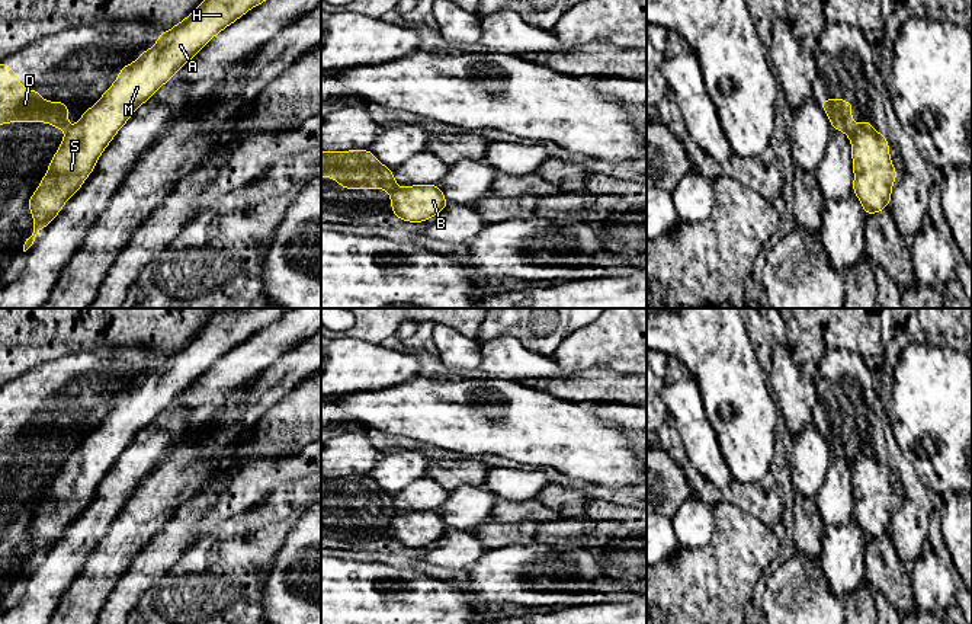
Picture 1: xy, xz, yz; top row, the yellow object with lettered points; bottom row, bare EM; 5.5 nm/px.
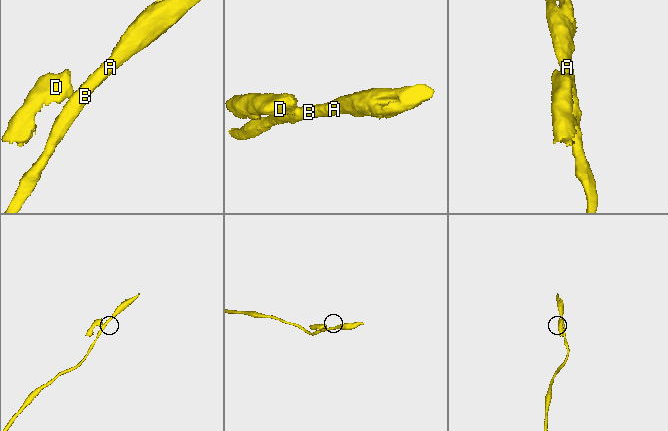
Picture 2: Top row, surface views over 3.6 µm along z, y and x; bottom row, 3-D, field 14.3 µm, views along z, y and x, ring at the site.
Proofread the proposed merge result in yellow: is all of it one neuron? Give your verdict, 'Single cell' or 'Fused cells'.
Fused cells

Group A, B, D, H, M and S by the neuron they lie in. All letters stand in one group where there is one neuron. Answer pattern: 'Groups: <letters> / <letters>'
Groups: A B H M S / D

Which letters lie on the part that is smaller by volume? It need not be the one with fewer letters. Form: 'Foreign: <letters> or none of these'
Foreign: D

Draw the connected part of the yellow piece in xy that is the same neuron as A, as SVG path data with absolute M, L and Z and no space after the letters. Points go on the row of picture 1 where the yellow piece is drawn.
M203 0L187 17L174 23L170 31L158 33L157 42L147 51L141 51L141 55L132 64L123 65L113 84L67 131L49 161L45 176L29 198L26 207L33 217L33 233L26 239L23 252L33 244L36 234L60 214L68 198L83 186L94 170L100 154L132 113L151 99L163 84L170 81L176 71L189 63L214 36L263 1L266 0Z

